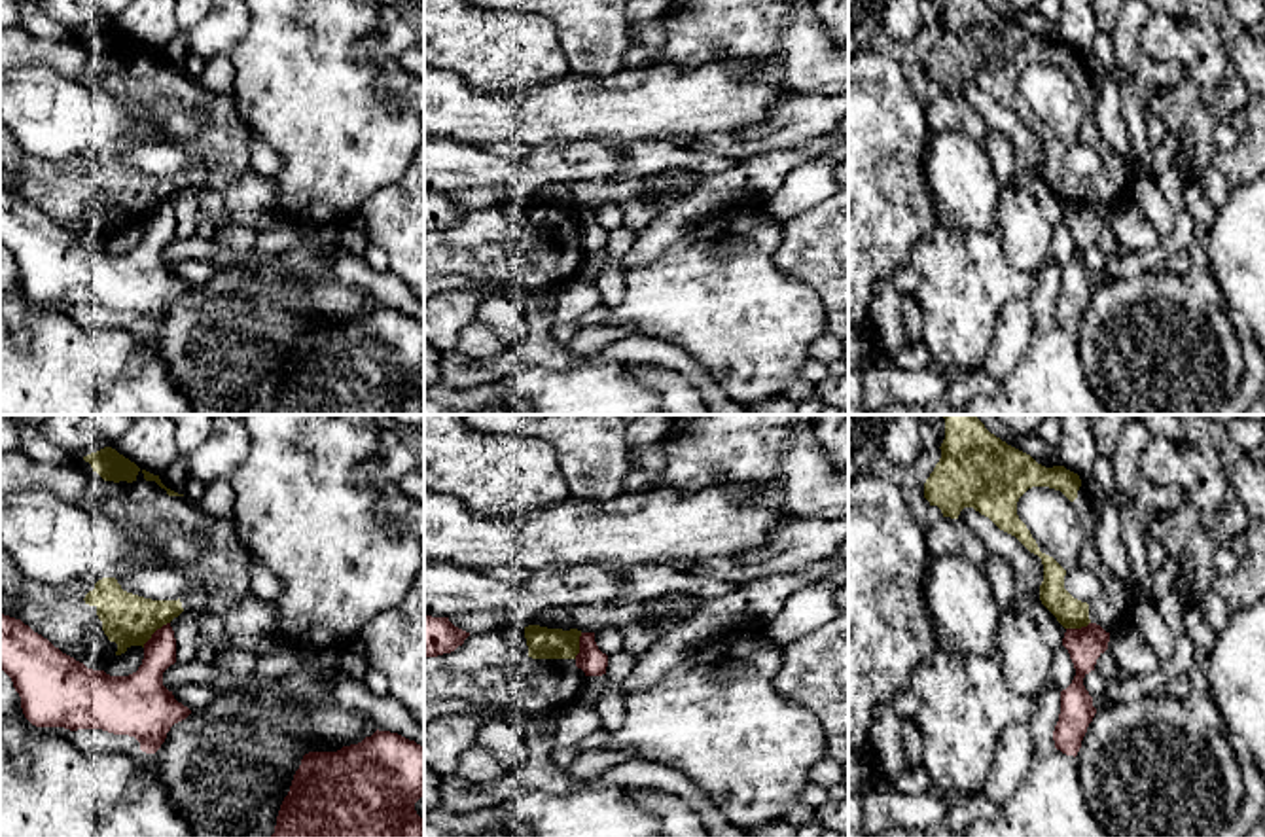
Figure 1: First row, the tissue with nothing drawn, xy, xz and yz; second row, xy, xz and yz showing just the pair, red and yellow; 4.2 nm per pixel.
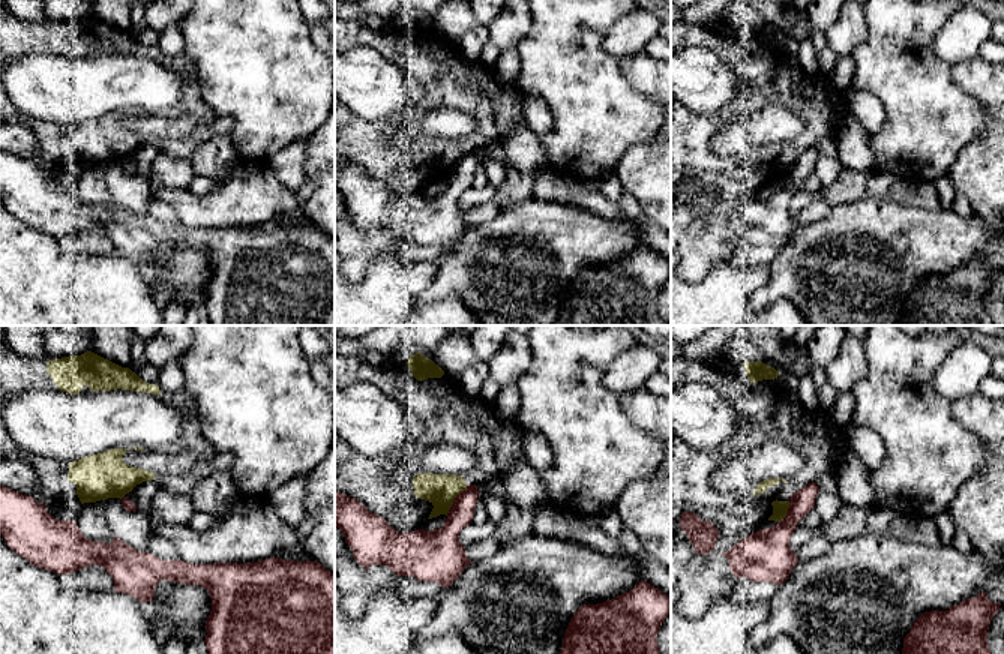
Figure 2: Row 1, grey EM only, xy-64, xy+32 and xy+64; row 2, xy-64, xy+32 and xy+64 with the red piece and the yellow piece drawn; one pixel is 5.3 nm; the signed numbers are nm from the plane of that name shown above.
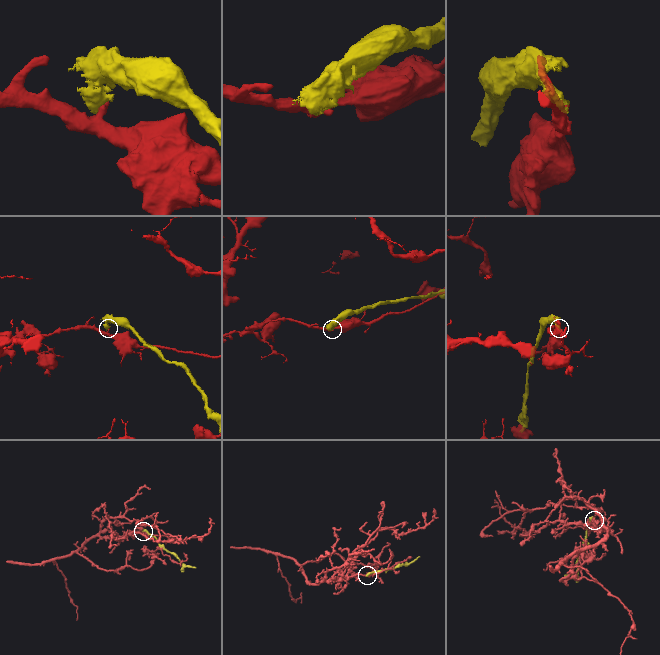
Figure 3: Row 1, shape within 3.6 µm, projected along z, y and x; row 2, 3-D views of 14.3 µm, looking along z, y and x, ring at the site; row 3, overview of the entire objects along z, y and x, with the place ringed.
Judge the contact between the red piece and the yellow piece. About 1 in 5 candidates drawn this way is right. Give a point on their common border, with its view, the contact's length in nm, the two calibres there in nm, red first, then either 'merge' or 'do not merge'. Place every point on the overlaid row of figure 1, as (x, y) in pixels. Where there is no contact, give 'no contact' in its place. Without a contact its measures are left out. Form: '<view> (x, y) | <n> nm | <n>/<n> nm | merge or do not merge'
xy (154, 633) | 160 nm | 170/220 nm | do not merge

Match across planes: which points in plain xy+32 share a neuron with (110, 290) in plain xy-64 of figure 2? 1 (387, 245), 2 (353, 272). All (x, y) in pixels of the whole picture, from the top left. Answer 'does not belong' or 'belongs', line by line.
1: does not belong
2: does not belong

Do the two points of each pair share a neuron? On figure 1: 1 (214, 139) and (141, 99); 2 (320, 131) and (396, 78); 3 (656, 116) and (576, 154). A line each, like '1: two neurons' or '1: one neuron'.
1: one neuron
2: two neurons
3: two neurons

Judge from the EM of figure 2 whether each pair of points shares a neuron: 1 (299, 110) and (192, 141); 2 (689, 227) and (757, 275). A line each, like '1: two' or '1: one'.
1: two
2: two

